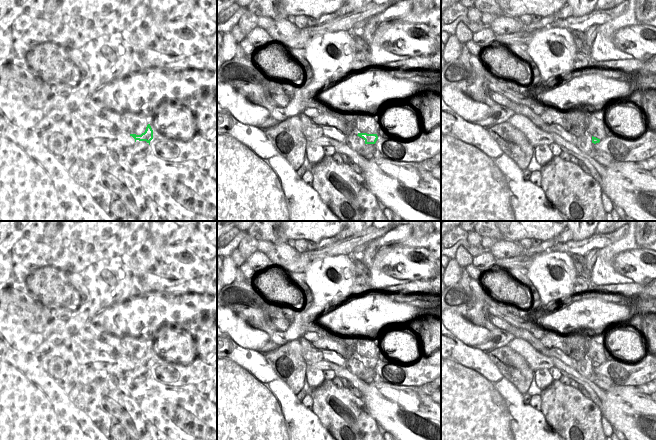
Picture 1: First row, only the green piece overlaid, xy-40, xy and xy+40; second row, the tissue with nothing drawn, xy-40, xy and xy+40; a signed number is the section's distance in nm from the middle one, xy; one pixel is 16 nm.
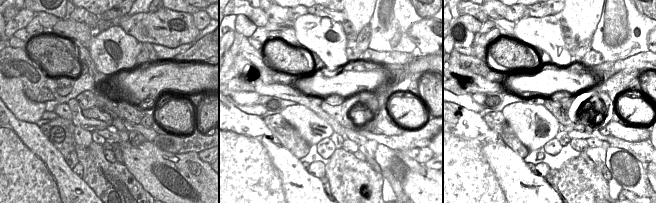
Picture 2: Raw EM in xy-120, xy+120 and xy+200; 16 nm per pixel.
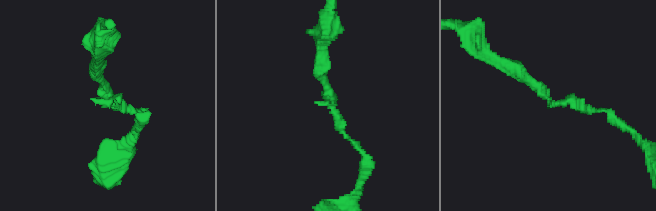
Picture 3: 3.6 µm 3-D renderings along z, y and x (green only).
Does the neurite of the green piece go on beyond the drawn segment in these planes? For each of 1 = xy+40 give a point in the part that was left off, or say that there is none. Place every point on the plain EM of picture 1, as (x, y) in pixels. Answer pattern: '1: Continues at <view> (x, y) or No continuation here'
1: No continuation here.

